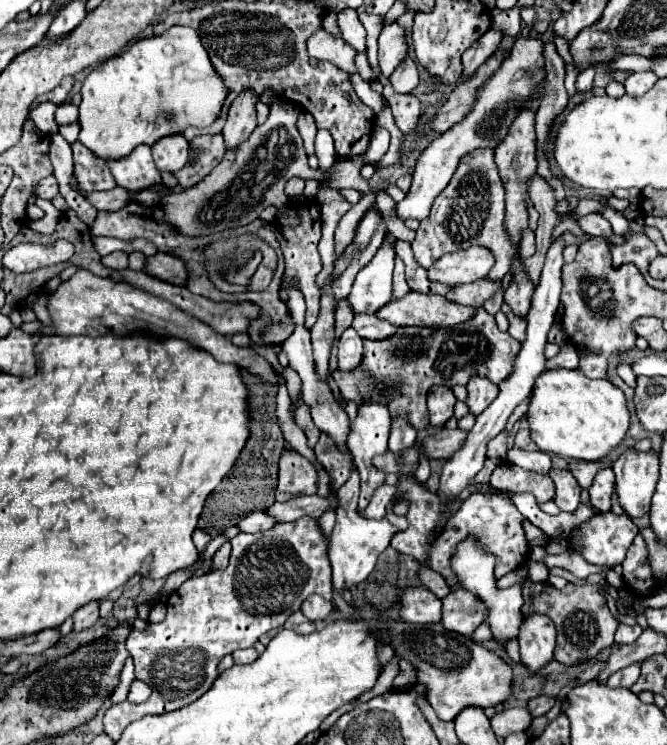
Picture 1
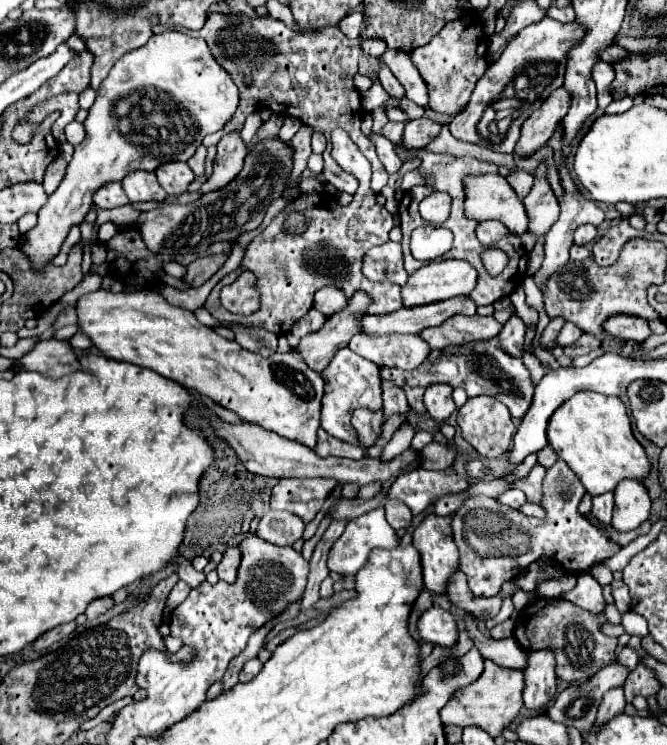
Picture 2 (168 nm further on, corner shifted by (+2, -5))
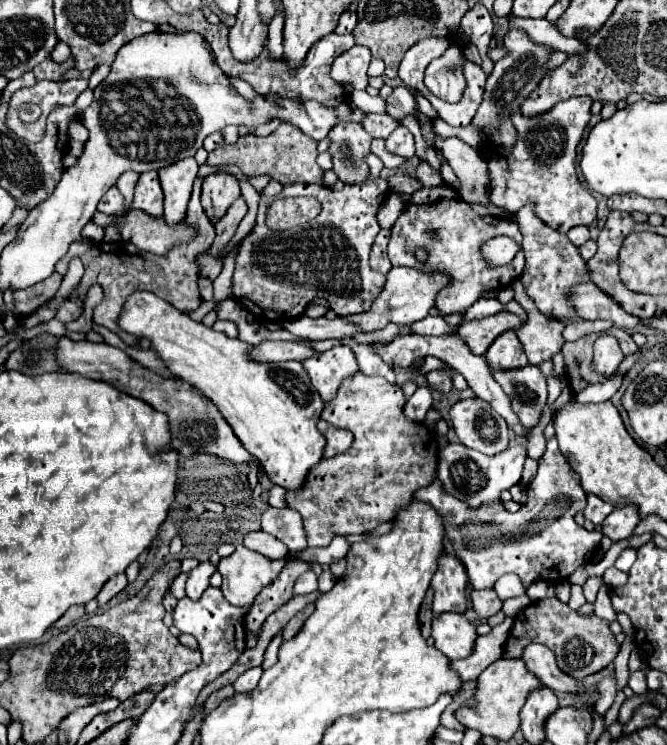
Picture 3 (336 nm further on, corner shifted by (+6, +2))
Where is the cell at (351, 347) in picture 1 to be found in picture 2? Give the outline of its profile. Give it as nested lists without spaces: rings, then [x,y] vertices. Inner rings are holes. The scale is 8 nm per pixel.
[[[348,347],[340,349],[330,365],[322,371],[324,379],[324,399],[322,399],[322,429],[332,437],[338,437],[348,443],[356,443],[356,431],[350,425],[352,411],[358,407],[368,407],[378,411],[382,407],[382,391],[380,391],[380,369],[368,359],[356,355]]]

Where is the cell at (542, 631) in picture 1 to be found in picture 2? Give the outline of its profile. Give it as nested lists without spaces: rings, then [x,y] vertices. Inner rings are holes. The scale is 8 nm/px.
[[[530,651],[528,667],[524,669],[526,689],[524,689],[524,707],[536,713],[546,713],[546,705],[556,695],[556,673],[554,673],[554,655],[552,651]]]

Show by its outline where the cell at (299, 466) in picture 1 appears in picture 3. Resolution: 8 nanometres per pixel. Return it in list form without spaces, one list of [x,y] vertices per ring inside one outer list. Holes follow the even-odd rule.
[[[364,374],[354,376],[352,380],[344,380],[338,388],[336,398],[324,408],[321,419],[330,424],[354,432],[354,444],[348,452],[332,456],[328,460],[320,460],[316,466],[310,468],[306,482],[298,490],[286,492],[286,504],[302,514],[304,530],[308,538],[308,546],[328,546],[332,536],[336,534],[364,534],[378,528],[382,522],[394,520],[396,512],[402,506],[408,506],[412,494],[428,486],[436,474],[438,462],[438,442],[436,436],[426,430],[424,424],[412,422],[404,418],[404,394],[398,384],[390,384],[384,378],[368,378]]]

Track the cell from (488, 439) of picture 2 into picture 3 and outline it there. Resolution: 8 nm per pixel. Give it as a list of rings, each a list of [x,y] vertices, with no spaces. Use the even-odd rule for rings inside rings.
[[[480,398],[460,400],[450,408],[450,420],[456,436],[466,448],[482,454],[496,454],[508,448],[508,424]]]

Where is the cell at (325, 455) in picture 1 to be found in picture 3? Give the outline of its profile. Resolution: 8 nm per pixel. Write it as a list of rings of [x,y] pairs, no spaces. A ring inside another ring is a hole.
[[[324,420],[318,422],[318,430],[326,438],[324,458],[330,458],[330,456],[346,452],[352,446],[352,442],[354,442],[354,436],[352,436],[350,430],[340,430],[340,428],[324,422]]]

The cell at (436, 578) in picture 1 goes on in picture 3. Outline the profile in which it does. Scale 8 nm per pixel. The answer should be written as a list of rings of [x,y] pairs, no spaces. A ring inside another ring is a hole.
[[[472,590],[470,604],[478,618],[490,618],[502,608],[502,600],[496,596],[494,590]]]

